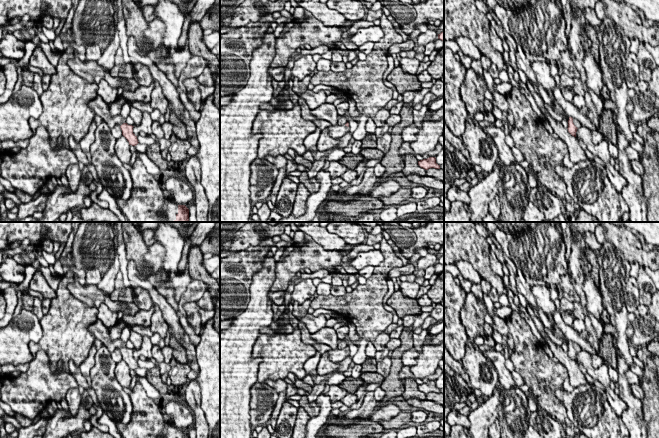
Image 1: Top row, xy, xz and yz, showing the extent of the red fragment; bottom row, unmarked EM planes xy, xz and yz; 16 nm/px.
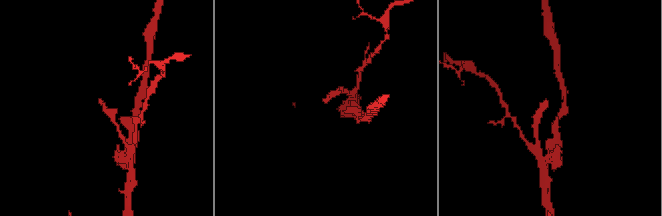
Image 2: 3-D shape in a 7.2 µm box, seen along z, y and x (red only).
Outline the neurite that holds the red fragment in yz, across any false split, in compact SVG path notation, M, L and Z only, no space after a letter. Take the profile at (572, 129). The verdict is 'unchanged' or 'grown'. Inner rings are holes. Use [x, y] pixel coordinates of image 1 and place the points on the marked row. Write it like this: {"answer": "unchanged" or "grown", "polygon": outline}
{"answer": "grown", "polygon": "M569 117L567 129L572 136L576 137L577 129L581 126L581 123L577 119Z"}

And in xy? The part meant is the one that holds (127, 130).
{"answer": "grown", "polygon": "M99 95L89 103L89 107L95 115L101 117L106 122L110 129L119 125L122 135L127 139L129 145L136 146L139 143L137 136L133 133L134 126L128 125L121 115L112 116L109 110L110 107Z"}

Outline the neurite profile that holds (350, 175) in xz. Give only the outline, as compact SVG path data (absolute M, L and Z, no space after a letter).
M348 169L344 174L341 175L343 181L349 184L357 178L357 172L355 170Z

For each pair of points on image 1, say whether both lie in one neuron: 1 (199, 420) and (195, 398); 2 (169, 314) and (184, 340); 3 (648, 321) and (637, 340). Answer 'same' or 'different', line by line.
1: same
2: same
3: same

